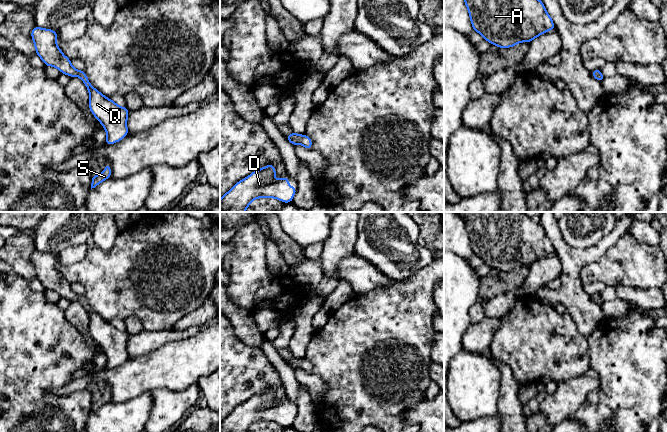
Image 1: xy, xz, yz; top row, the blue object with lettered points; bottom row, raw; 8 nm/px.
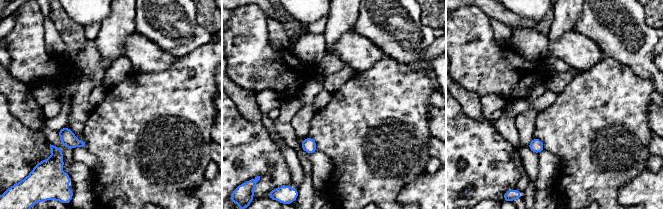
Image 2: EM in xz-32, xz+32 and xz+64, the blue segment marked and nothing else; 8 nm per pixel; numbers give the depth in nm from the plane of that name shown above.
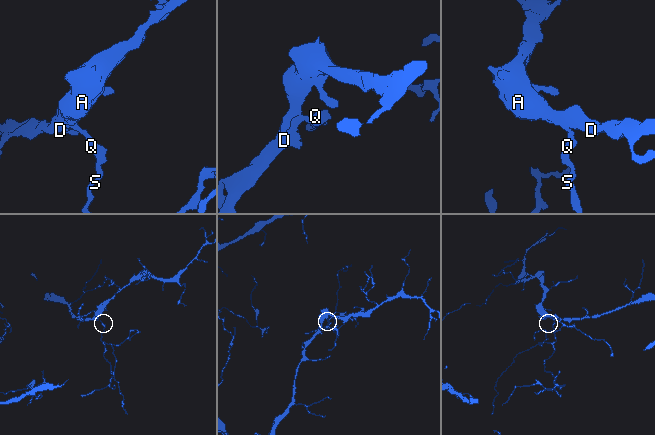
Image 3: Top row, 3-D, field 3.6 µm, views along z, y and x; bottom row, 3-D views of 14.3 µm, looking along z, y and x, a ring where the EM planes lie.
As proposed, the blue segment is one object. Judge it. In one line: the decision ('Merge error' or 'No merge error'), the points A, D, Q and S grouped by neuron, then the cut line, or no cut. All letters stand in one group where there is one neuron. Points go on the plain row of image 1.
No merge error. Groups: A D Q S. No split

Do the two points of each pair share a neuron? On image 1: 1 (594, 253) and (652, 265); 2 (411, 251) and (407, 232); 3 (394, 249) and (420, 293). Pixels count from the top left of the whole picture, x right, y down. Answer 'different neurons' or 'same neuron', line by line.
1: different neurons
2: same neuron
3: different neurons

